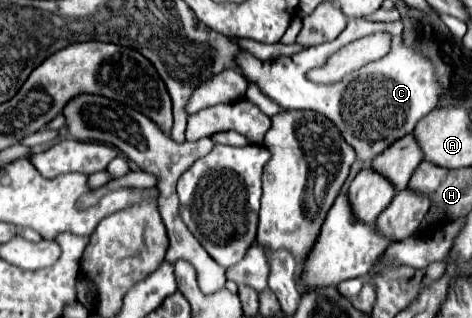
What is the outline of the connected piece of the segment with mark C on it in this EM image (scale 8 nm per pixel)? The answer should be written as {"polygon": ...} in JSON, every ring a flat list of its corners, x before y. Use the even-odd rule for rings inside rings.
{"polygon":[[349,20,347,28,333,42,303,48,297,54,279,56,265,62,249,52,241,52,235,56,235,64,247,82,257,84,259,90,273,102,277,102,283,110,317,110,333,120,345,140,349,140,349,144,355,148,357,158,367,164,395,140,411,134,415,124,437,106,441,94,441,86,433,76,433,64,429,64,429,60,425,60,419,52,405,48,401,32,401,22,379,24,369,20],[375,32,391,34,391,50,381,60,359,68,337,84,313,84,305,78,307,70,323,66,325,60,339,48,347,46,355,38,363,38]]}

